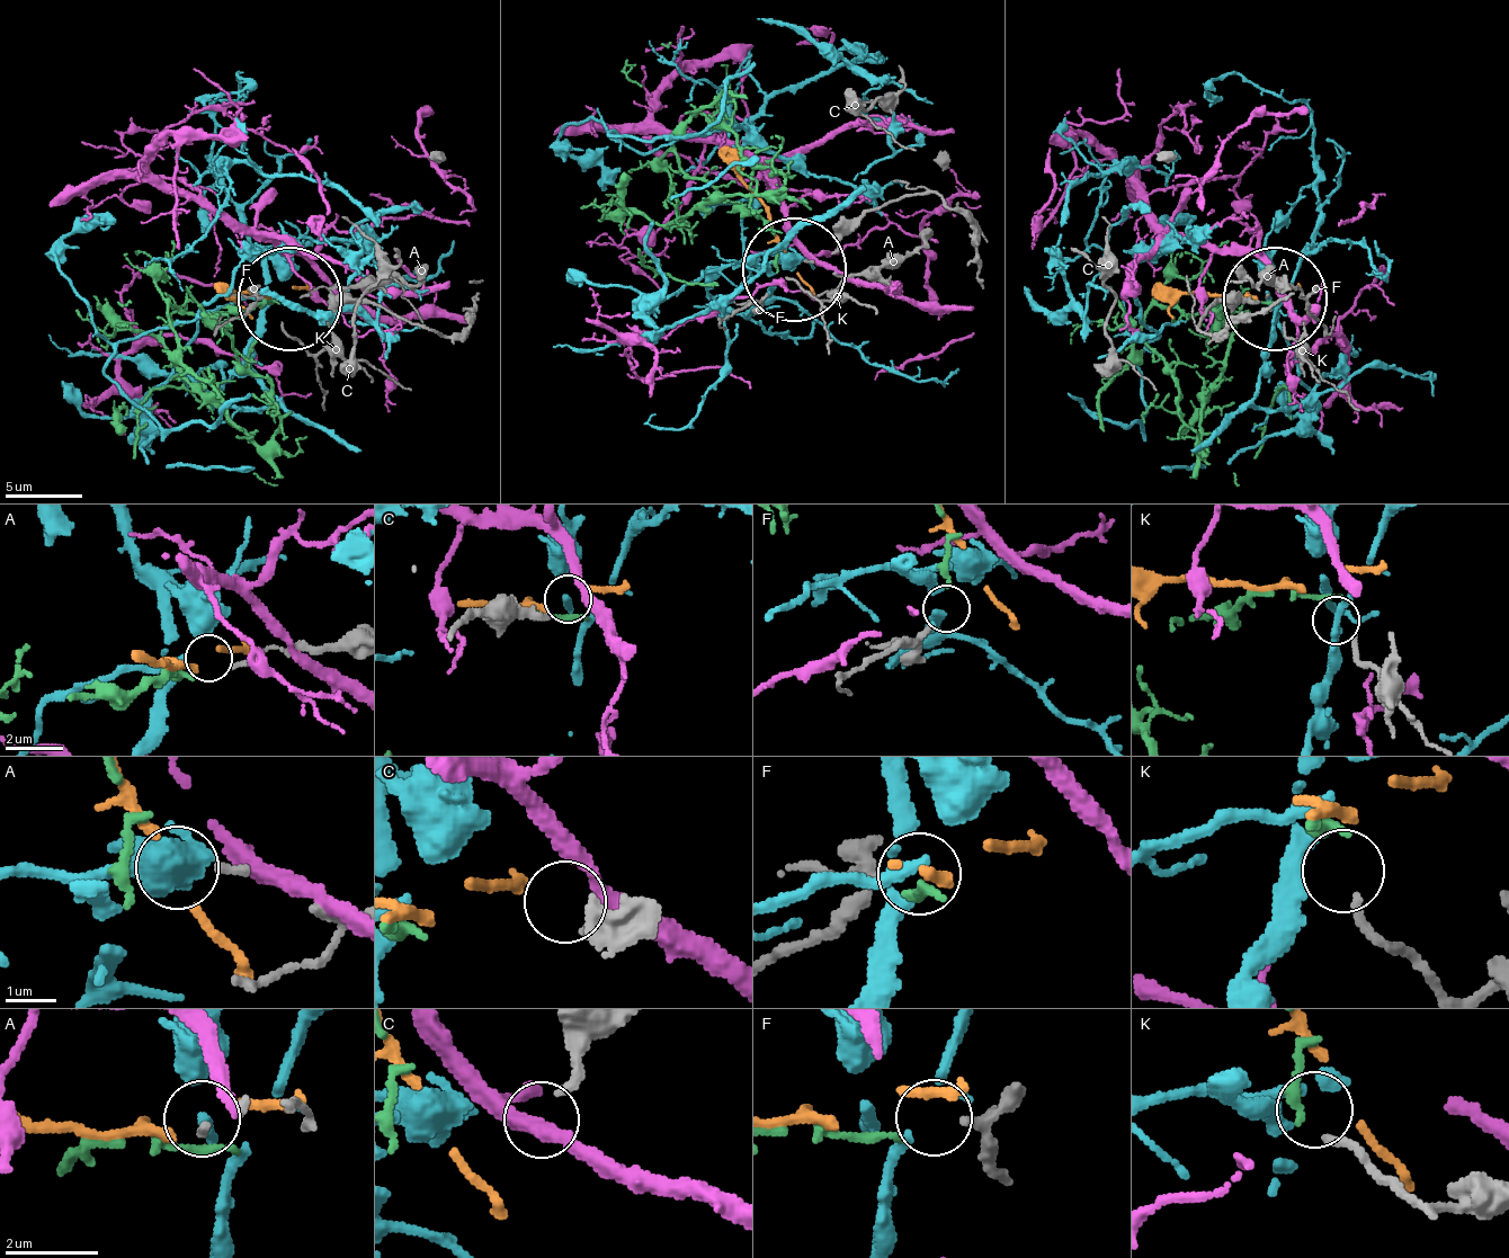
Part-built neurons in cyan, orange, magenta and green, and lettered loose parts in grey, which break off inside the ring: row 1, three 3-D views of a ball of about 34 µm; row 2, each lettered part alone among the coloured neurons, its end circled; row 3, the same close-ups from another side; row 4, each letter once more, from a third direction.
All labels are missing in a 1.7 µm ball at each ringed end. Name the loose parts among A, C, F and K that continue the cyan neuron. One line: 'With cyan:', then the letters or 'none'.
With cyan: A

